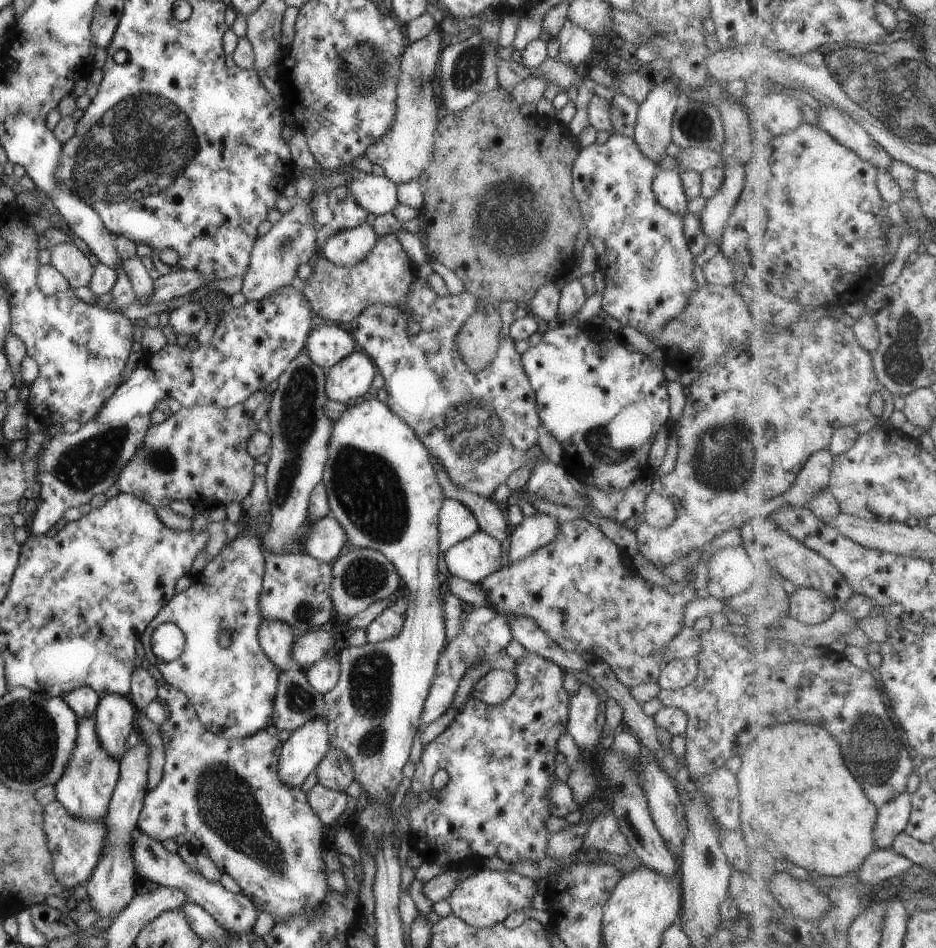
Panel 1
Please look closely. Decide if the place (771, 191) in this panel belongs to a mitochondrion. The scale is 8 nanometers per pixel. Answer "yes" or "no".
yes

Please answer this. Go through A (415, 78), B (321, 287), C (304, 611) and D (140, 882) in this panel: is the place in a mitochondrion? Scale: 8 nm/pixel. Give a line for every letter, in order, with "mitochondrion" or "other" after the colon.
A: mitochondrion
B: other
C: mitochondrion
D: other

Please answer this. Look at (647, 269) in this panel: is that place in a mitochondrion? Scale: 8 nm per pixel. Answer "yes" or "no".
yes

